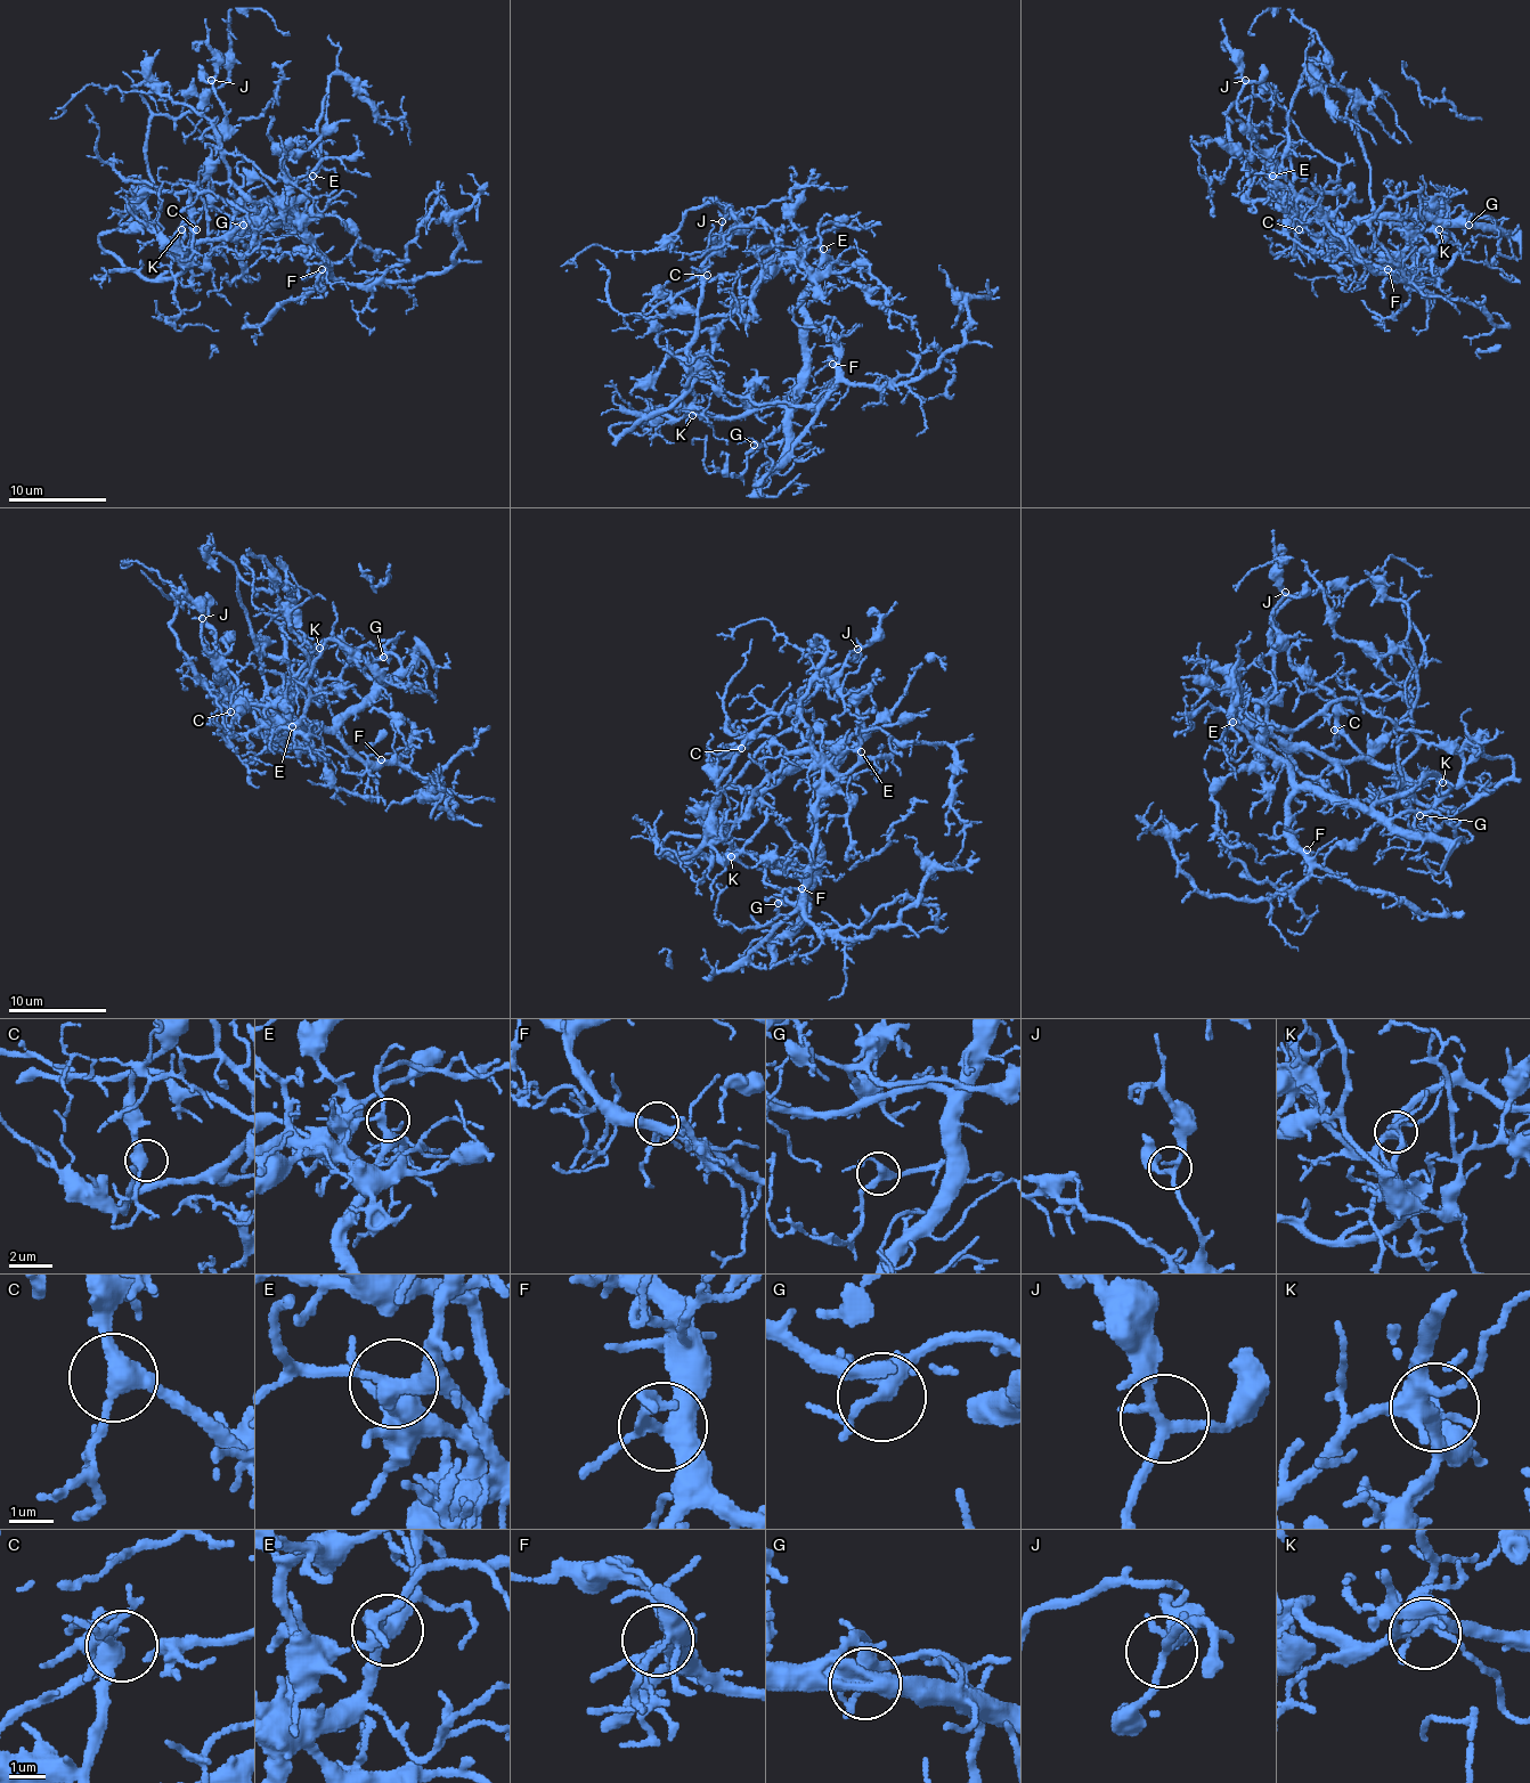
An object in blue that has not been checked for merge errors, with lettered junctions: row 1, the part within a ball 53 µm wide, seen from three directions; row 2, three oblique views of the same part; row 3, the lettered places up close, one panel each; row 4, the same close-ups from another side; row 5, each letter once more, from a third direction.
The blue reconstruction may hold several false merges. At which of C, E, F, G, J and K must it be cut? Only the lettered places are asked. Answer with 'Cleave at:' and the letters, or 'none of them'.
Cleave at: none of them

